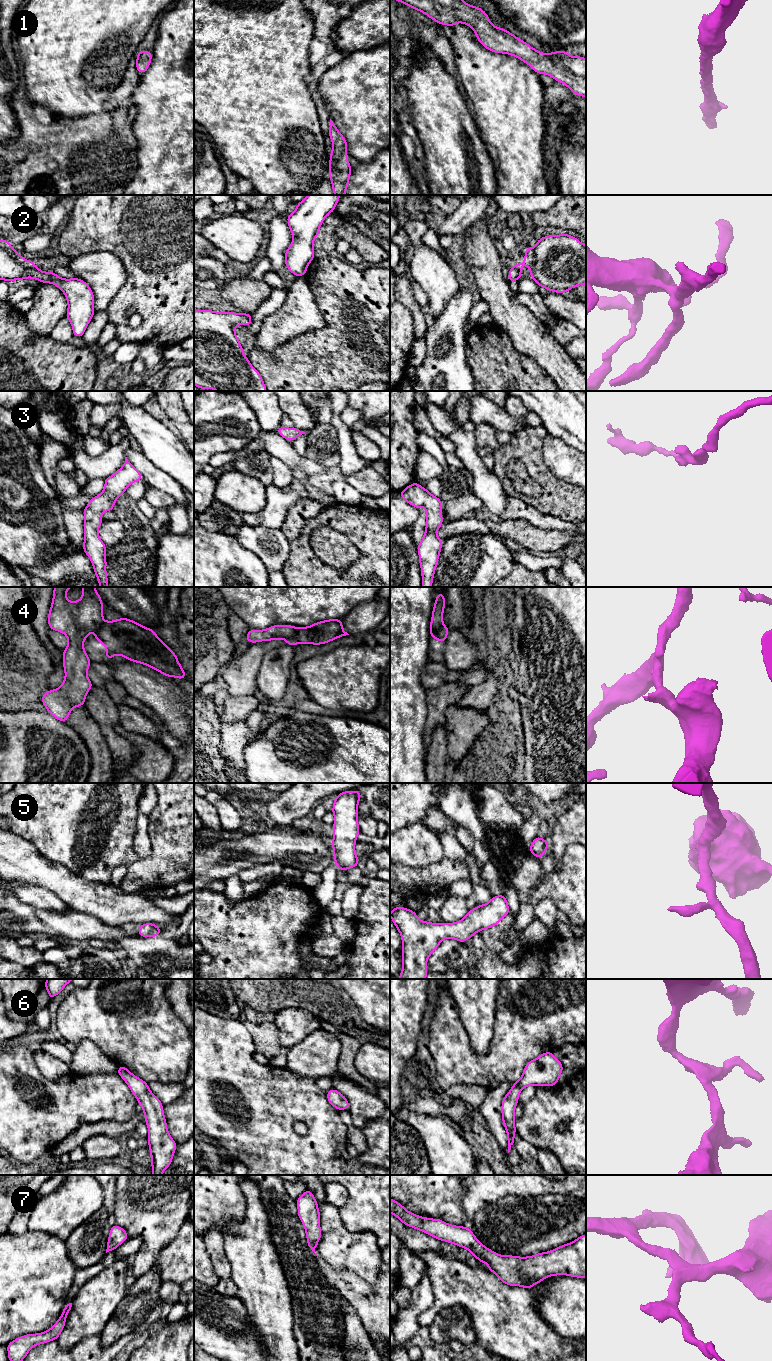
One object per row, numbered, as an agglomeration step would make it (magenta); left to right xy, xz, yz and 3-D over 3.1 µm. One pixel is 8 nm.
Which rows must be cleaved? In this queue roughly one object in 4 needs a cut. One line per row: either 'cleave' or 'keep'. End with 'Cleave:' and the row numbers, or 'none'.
1: keep
2: keep
3: keep
4: cleave
5: keep
6: keep
7: keep
Cleave: 4

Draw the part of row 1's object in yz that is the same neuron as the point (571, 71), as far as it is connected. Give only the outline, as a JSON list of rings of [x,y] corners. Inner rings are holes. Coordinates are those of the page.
[[[394,0],[400,1],[410,8],[416,9],[436,23],[454,26],[458,22],[469,25],[476,34],[478,41],[486,49],[494,53],[504,53],[517,57],[528,64],[536,73],[547,74],[566,85],[574,95],[586,98],[586,59],[581,56],[572,57],[566,51],[557,51],[548,54],[532,48],[523,40],[501,27],[492,25],[488,15],[481,8],[464,3],[463,0]]]

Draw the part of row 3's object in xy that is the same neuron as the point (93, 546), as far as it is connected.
[[[125,457],[124,465],[113,475],[107,477],[102,493],[92,498],[84,511],[84,543],[83,551],[93,565],[100,587],[109,585],[106,573],[106,545],[98,536],[98,529],[103,522],[101,514],[112,511],[115,501],[134,482],[143,480],[141,473]]]

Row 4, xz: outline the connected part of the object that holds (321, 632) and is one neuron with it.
[[[341,619],[319,621],[309,627],[298,627],[296,634],[286,639],[287,645],[300,643],[320,645],[335,640],[341,636],[349,635],[343,630]]]

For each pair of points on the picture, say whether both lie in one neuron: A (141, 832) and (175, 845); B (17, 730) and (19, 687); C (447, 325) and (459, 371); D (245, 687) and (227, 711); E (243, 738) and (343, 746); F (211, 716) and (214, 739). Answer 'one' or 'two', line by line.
A: two
B: two
C: one
D: two
E: two
F: one

